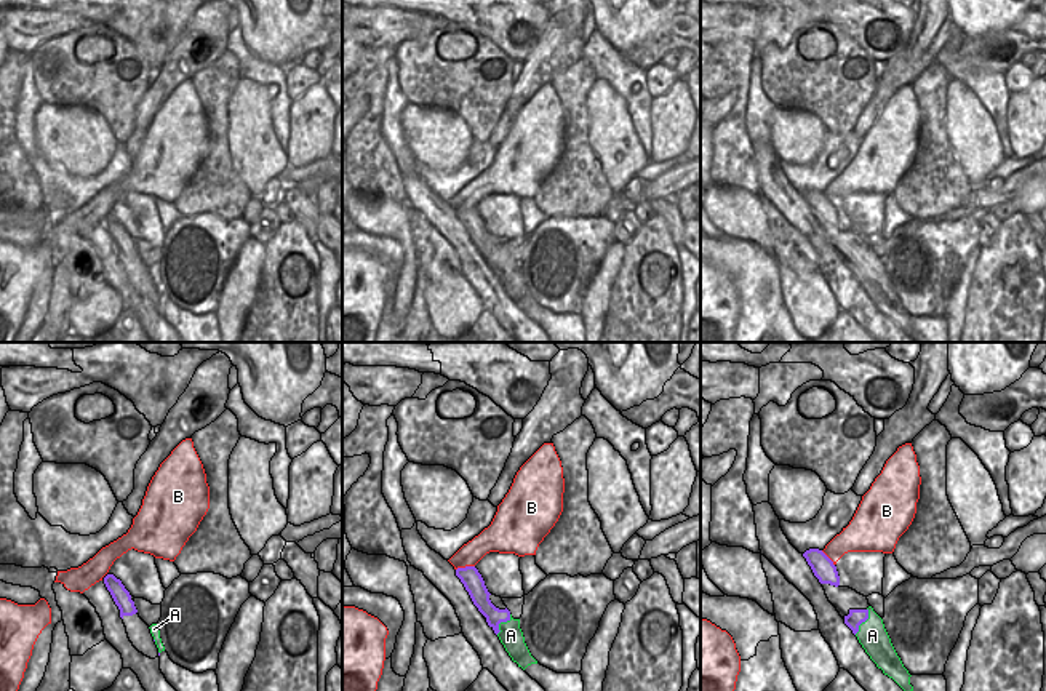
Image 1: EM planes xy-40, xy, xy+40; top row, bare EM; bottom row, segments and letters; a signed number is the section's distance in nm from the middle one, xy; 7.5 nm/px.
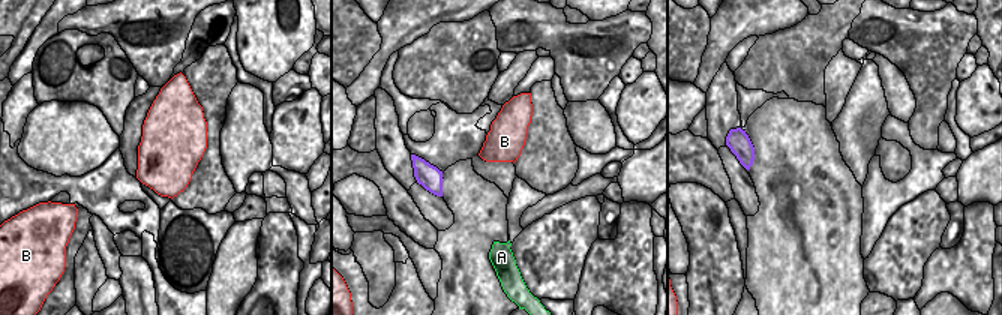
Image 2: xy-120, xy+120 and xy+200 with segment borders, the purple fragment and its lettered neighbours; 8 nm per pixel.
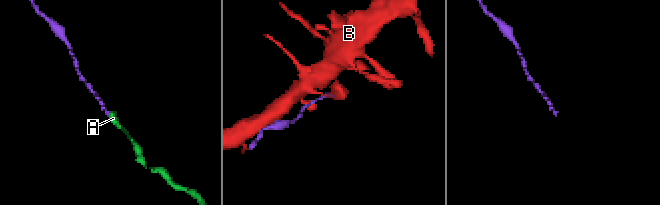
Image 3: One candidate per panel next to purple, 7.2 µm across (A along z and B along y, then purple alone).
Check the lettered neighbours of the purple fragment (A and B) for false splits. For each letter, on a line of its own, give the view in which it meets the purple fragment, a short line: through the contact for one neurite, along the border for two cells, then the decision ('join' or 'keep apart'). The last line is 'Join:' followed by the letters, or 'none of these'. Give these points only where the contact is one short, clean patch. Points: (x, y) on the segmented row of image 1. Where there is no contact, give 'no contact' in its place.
A: xy+40 | xy+40 (867, 608), (867, 618), (854, 634) | keep apart
B: xy | xy (474, 565), (456, 570) | keep apart
Join: none of these

